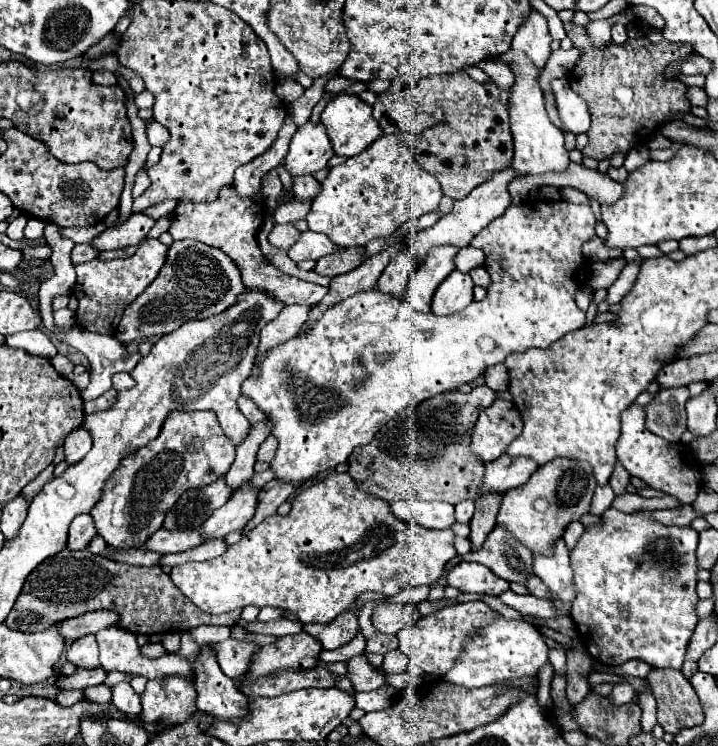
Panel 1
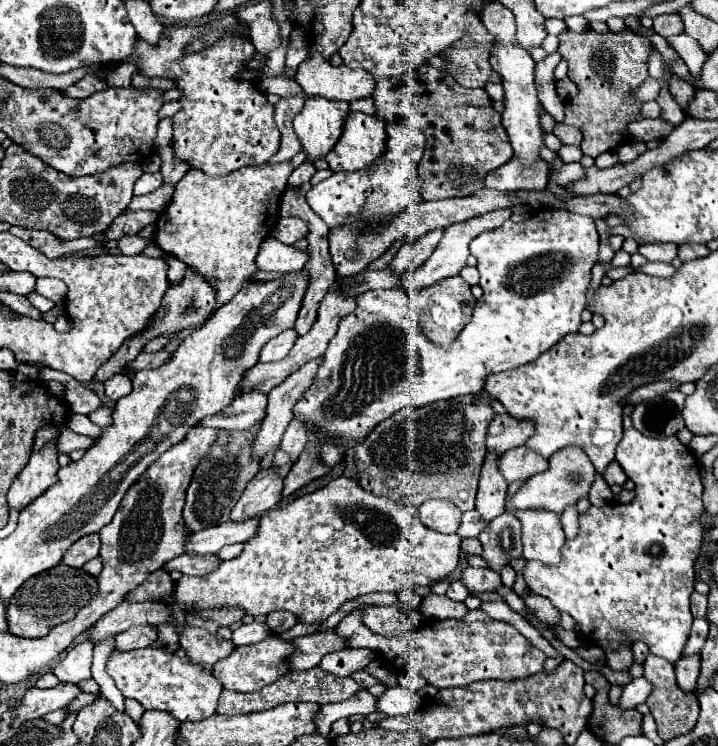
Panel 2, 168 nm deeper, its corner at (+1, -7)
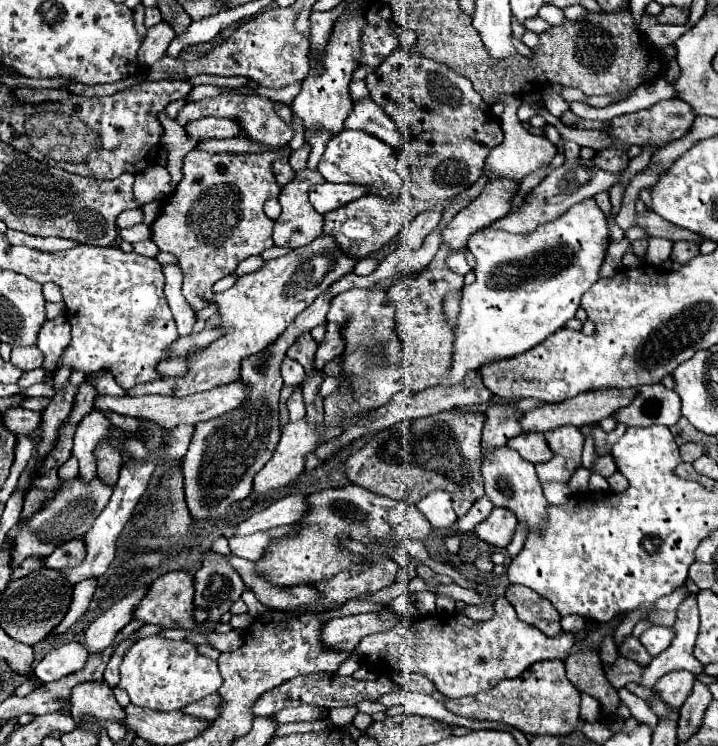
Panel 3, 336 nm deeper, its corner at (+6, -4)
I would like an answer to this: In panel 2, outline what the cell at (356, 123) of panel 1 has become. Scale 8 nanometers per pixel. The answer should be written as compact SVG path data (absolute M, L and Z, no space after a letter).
M350 112L342 138L336 142L332 152L328 152L328 168L332 172L356 172L378 158L386 150L386 128L376 116Z

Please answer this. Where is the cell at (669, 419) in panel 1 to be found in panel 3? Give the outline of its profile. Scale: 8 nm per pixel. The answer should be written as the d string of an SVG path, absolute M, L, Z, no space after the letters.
M641 385L635 401L617 413L617 421L635 427L665 425L671 427L681 419L681 401L679 395L667 387L659 385Z

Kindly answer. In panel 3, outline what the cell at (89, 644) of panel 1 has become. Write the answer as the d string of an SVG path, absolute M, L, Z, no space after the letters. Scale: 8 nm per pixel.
M65 643L51 653L47 653L35 667L35 675L43 681L57 681L61 677L67 677L87 663L87 649L83 643Z

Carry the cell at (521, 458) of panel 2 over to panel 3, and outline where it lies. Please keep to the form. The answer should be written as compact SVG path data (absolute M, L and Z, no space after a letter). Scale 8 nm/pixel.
M521 433L517 437L513 437L507 443L509 449L517 451L525 461L537 465L537 463L545 463L553 457L549 445L545 443L543 433Z

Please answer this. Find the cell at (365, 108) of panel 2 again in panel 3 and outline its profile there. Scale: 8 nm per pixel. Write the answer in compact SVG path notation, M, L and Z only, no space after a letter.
M353 81L353 83L349 85L349 91L351 91L351 99L353 99L353 101L359 101L359 99L369 97L369 91L367 91L367 87L365 87L365 81Z

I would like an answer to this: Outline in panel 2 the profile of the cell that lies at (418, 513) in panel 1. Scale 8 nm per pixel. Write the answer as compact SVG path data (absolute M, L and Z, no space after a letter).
M426 500L420 506L422 522L442 534L454 534L460 526L462 512L448 500Z

